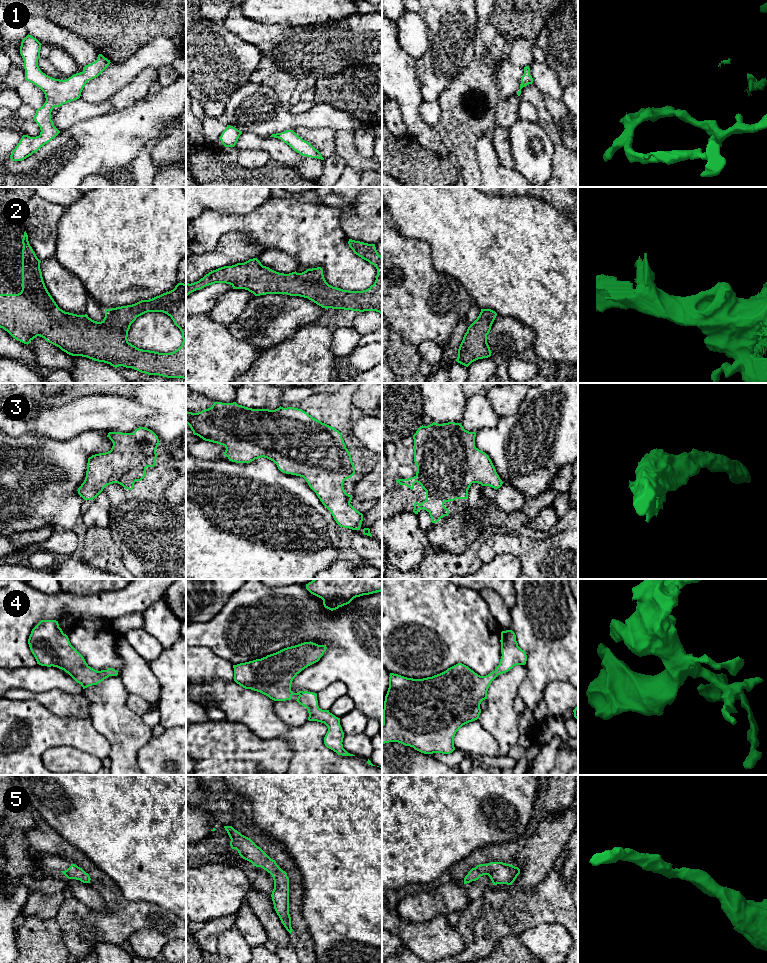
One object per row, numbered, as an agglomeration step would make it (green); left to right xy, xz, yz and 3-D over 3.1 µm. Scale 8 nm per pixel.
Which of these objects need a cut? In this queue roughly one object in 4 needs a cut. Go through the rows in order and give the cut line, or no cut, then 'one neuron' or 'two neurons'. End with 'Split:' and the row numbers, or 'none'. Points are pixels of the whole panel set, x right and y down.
1: no cut; one neuron
2: no cut; one neuron
3: no cut; one neuron
4: no cut; one neuron
5: no cut; one neuron
Split: none

